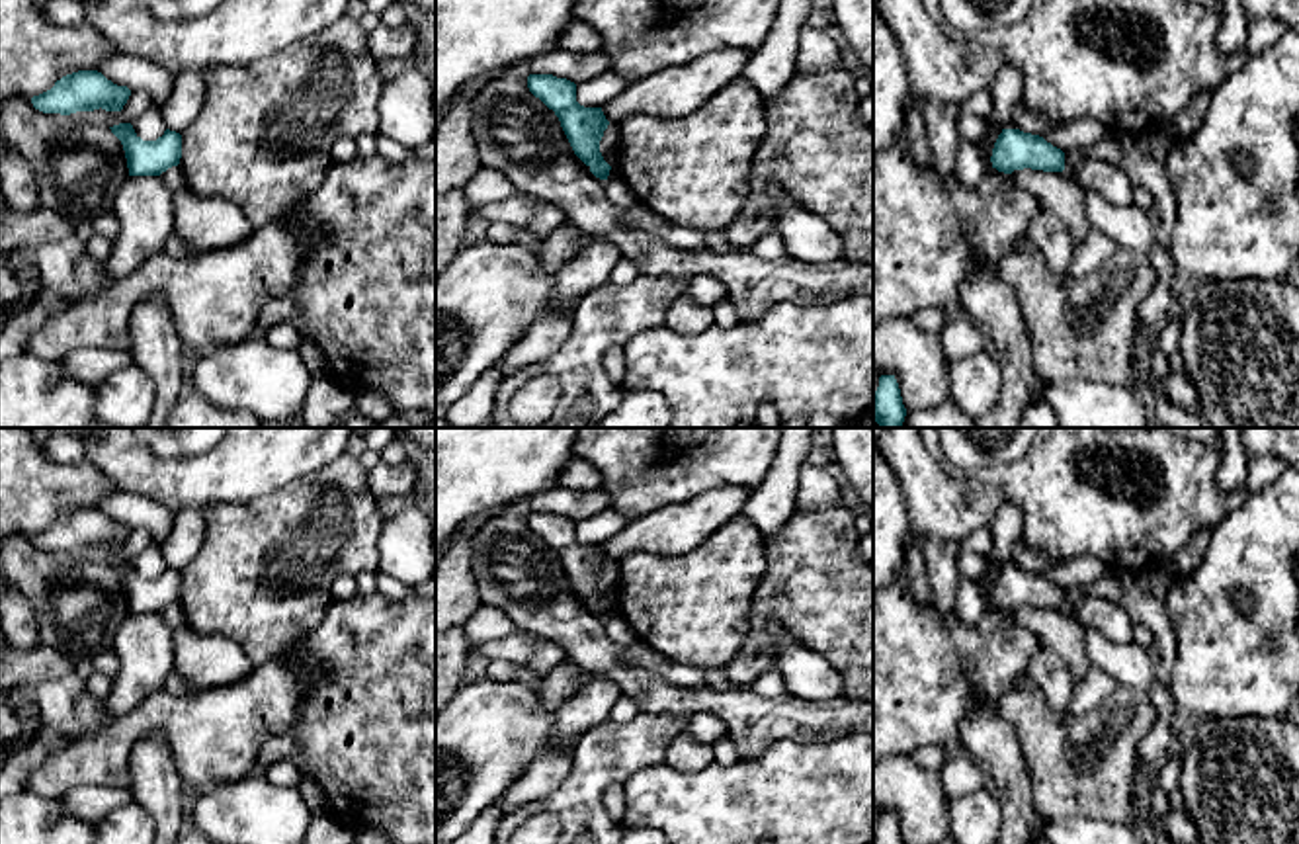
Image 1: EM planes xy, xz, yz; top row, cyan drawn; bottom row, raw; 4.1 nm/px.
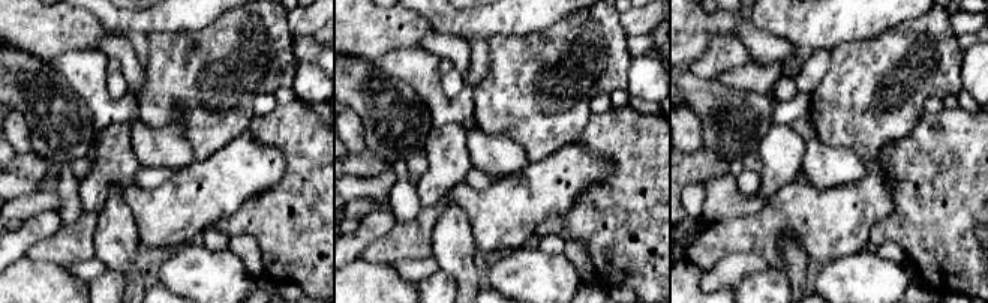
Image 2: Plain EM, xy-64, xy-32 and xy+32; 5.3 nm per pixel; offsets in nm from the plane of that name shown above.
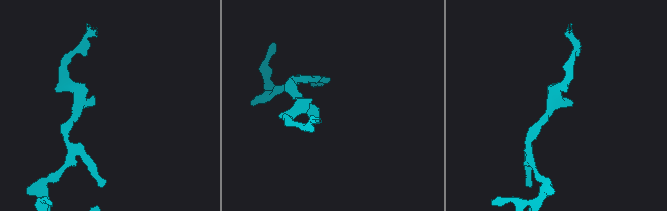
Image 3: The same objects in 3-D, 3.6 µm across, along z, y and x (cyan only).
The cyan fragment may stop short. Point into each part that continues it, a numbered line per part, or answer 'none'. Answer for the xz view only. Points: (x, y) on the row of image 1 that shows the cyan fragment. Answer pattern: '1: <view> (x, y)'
none

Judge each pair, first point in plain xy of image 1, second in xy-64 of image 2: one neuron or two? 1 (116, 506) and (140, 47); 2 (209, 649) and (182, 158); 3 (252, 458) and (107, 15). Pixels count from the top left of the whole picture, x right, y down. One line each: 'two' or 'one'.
1: two
2: one
3: one

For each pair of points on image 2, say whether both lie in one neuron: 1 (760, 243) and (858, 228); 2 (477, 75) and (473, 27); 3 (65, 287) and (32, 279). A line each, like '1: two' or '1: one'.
1: one
2: two
3: one

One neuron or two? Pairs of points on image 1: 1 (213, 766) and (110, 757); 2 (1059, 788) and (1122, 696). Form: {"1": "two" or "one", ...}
{"1": "one", "2": "one"}

